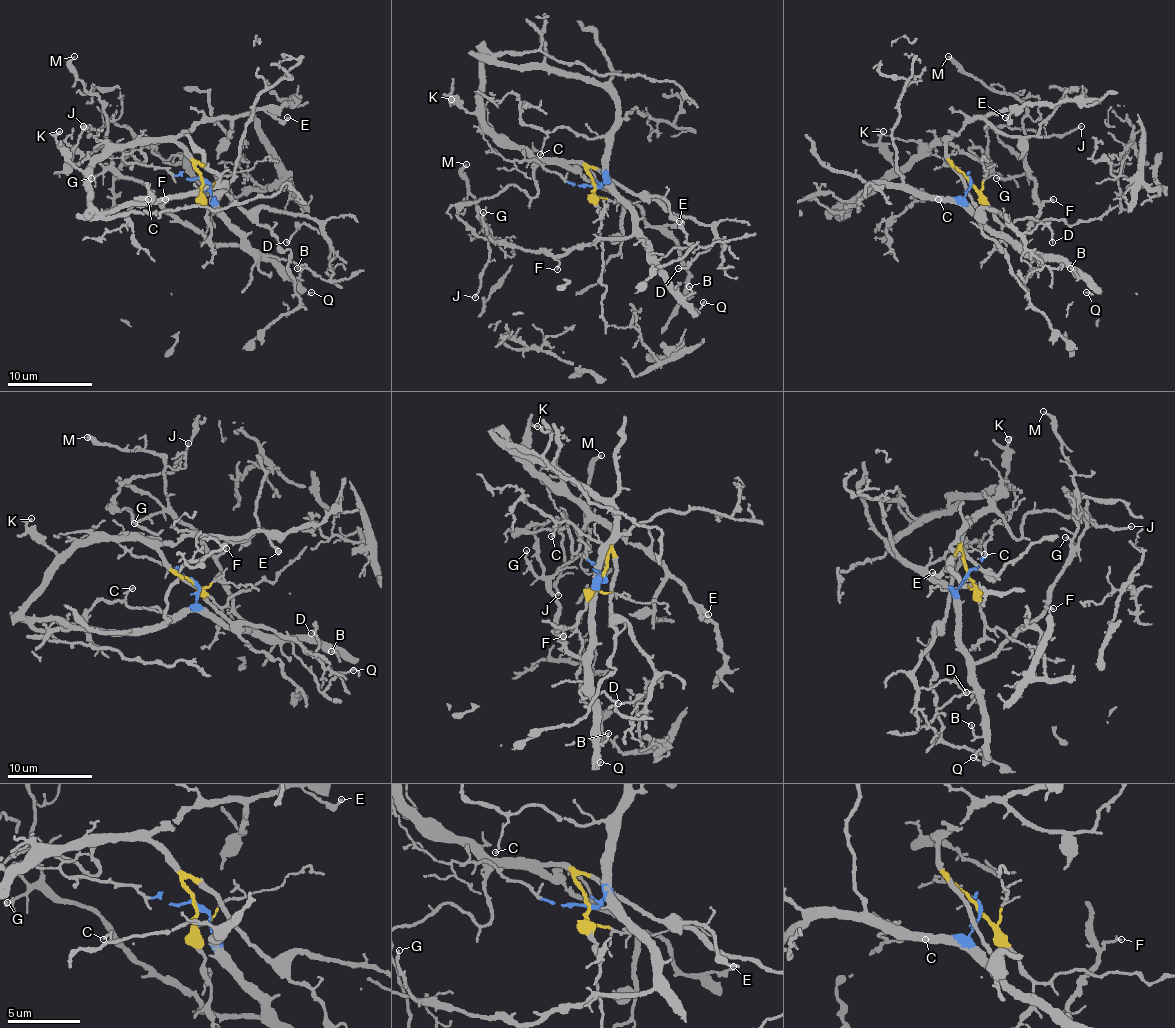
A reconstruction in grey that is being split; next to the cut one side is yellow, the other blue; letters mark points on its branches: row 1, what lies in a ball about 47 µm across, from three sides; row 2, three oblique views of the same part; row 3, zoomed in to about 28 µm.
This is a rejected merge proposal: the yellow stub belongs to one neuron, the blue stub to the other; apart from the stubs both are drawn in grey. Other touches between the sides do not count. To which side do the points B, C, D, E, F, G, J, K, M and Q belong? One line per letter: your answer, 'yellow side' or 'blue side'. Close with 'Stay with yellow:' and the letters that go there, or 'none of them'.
B: blue side
C: blue side
D: yellow side
E: yellow side
F: blue side
G: blue side
J: yellow side
K: yellow side
M: blue side
Q: blue side
Stay with yellow: D, E, J, K

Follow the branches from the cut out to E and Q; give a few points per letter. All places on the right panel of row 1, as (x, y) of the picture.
E: (969, 180), (949, 158), (949, 139), (975, 118), (1009, 109), (1009, 120), (1005, 118)
Q: (971, 180), (964, 203), (990, 229), (1005, 233), (1039, 254), (1062, 256), (1097, 290), (1086, 293)

